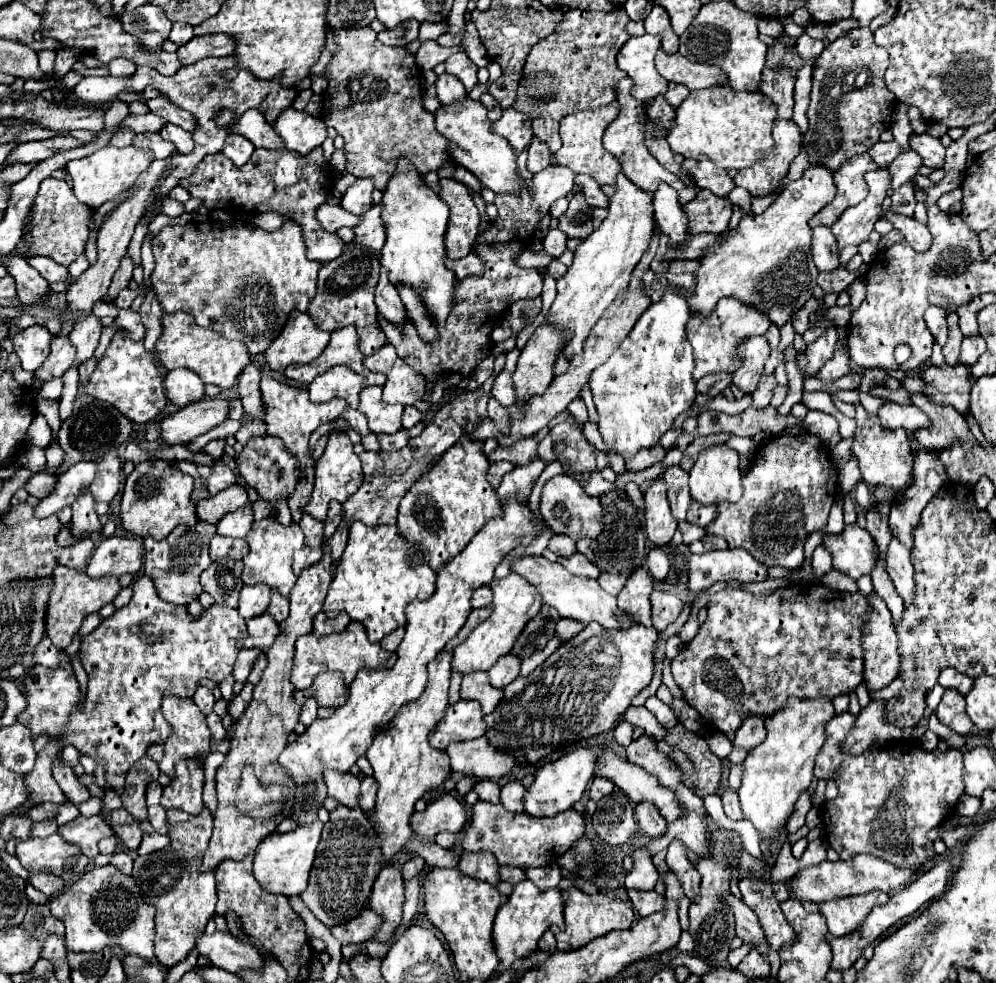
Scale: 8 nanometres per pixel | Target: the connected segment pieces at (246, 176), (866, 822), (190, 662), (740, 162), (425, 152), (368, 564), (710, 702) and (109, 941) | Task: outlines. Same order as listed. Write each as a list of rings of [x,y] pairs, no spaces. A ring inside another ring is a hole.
[[[317,146],[311,154],[307,156],[299,156],[295,154],[295,158],[291,158],[289,164],[283,164],[279,162],[277,158],[273,156],[291,156],[291,152],[283,152],[283,150],[255,150],[251,160],[243,166],[243,168],[235,168],[231,164],[231,160],[227,160],[221,152],[219,154],[211,154],[211,156],[205,156],[199,166],[195,168],[195,172],[187,178],[183,178],[179,184],[197,200],[201,200],[201,204],[207,208],[207,210],[223,210],[227,206],[239,206],[239,208],[245,208],[245,210],[255,210],[255,212],[277,212],[285,218],[291,218],[295,220],[297,224],[301,224],[303,228],[303,236],[305,236],[305,244],[307,244],[307,256],[309,260],[317,260],[321,264],[325,262],[331,262],[335,260],[341,252],[343,252],[343,246],[345,242],[337,236],[337,232],[327,232],[323,230],[323,226],[319,224],[317,220],[317,208],[327,200],[327,196],[333,192],[333,184],[335,184],[335,174],[333,174],[333,168],[331,164],[327,162],[327,158],[323,156],[323,150],[321,146]],[[281,166],[289,166],[291,170],[289,172],[281,172],[279,168]]]
[[[843,712],[827,722],[825,744],[815,760],[815,776],[833,778],[839,784],[839,796],[827,801],[823,812],[827,840],[839,852],[841,860],[864,852],[899,868],[919,866],[937,856],[927,832],[939,826],[945,816],[955,814],[957,802],[965,792],[963,754],[957,748],[949,748],[947,754],[937,750],[927,752],[911,742],[897,742],[863,754],[847,754],[843,744],[855,718],[851,712]]]
[[[139,576],[133,584],[133,598],[127,606],[115,610],[113,616],[105,618],[87,638],[81,642],[81,662],[89,676],[87,696],[82,700],[79,684],[76,680],[69,658],[65,656],[63,668],[49,670],[35,666],[25,676],[25,694],[27,694],[27,712],[19,716],[19,722],[27,724],[33,736],[47,732],[49,738],[61,734],[63,744],[77,746],[79,752],[99,758],[107,764],[107,784],[119,794],[125,790],[125,774],[139,760],[149,744],[163,744],[171,734],[171,724],[161,722],[161,698],[165,692],[175,692],[177,696],[191,698],[201,678],[221,682],[231,674],[231,668],[237,660],[239,650],[243,648],[241,640],[247,636],[245,620],[235,608],[213,604],[205,608],[199,618],[193,618],[187,612],[187,606],[177,606],[161,600],[155,592],[149,576]]]
[[[709,86],[705,90],[691,90],[691,96],[675,110],[675,126],[667,134],[667,142],[673,152],[683,154],[685,158],[695,158],[695,160],[713,160],[719,168],[731,170],[731,168],[747,168],[755,160],[767,158],[773,152],[773,138],[771,138],[771,128],[775,120],[775,106],[767,96],[761,92],[733,92],[729,86]]]
[[[371,26],[359,30],[335,30],[335,36],[339,40],[339,52],[331,58],[325,70],[329,86],[323,94],[321,118],[327,126],[333,126],[345,138],[347,172],[357,178],[371,176],[375,180],[375,188],[383,192],[397,168],[399,158],[411,160],[421,176],[431,170],[439,170],[445,162],[449,162],[449,140],[441,132],[437,132],[435,116],[427,112],[421,102],[423,72],[415,64],[415,58],[405,52],[405,48],[381,44]]]
[[[361,522],[351,524],[349,542],[337,564],[329,594],[323,604],[327,616],[341,610],[365,626],[369,642],[381,642],[383,636],[405,626],[405,606],[421,596],[433,596],[435,572],[431,572],[423,550],[409,544],[397,526],[369,528]]]
[[[791,584],[785,588],[777,588],[773,592],[763,592],[763,594],[751,594],[747,590],[739,590],[739,588],[723,588],[719,590],[713,598],[711,604],[707,606],[707,620],[703,622],[703,626],[699,628],[697,636],[687,642],[681,652],[673,658],[671,662],[671,672],[675,682],[679,684],[685,700],[699,712],[699,716],[705,720],[705,724],[713,730],[723,732],[729,740],[733,740],[735,730],[741,726],[741,722],[745,718],[753,716],[773,716],[775,712],[779,712],[789,696],[795,698],[827,698],[833,700],[839,694],[851,694],[861,682],[863,682],[863,646],[861,646],[861,636],[863,636],[863,628],[867,626],[869,618],[871,618],[871,606],[867,602],[867,596],[863,596],[861,592],[849,594],[849,592],[835,592],[829,590],[823,584]]]
[[[93,866],[91,870],[83,872],[79,880],[75,880],[73,884],[65,886],[65,890],[55,896],[53,900],[49,900],[49,908],[51,914],[59,920],[63,920],[65,924],[65,946],[71,952],[99,952],[105,946],[119,946],[125,954],[137,954],[143,960],[153,960],[155,958],[155,904],[147,902],[145,896],[141,894],[141,890],[137,888],[137,882],[133,876],[123,874],[119,868],[115,866]]]

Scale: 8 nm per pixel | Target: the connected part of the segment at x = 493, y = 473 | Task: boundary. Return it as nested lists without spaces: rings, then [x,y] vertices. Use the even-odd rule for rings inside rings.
[[[493,462],[491,468],[489,468],[489,476],[487,476],[489,484],[497,490],[499,484],[501,484],[501,478],[503,478],[507,472],[511,472],[513,468],[515,468],[515,464],[511,464],[511,462]]]

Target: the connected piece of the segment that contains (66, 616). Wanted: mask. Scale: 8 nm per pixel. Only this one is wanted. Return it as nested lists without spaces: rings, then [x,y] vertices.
[[[57,566],[51,574],[55,588],[51,592],[51,600],[47,606],[47,636],[51,638],[53,644],[57,644],[59,650],[65,650],[77,630],[81,628],[81,622],[87,614],[97,612],[101,606],[113,602],[113,598],[121,590],[121,582],[117,576],[101,576],[101,578],[91,578],[87,572],[67,568],[67,566]]]

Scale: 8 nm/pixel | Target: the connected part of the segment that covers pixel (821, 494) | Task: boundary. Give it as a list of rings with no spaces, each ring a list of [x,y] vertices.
[[[815,434],[775,436],[759,448],[751,470],[741,478],[743,496],[735,504],[719,504],[709,534],[723,536],[729,548],[745,548],[765,566],[795,570],[803,564],[803,544],[811,532],[823,530],[837,498],[837,470]]]

